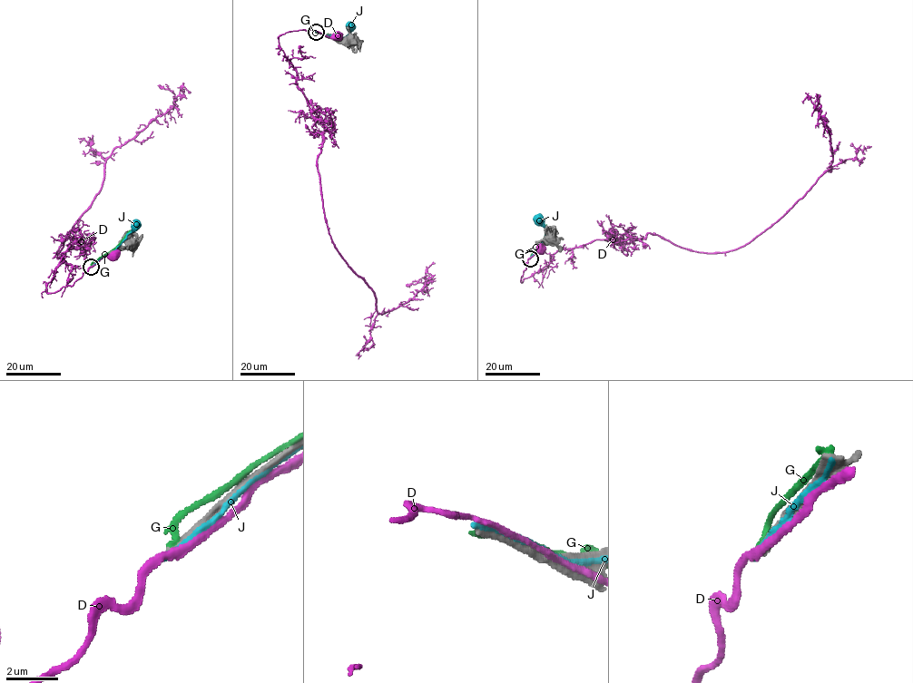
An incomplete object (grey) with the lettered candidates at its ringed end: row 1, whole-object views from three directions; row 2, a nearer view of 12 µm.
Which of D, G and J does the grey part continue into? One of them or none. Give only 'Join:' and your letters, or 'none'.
Join: none

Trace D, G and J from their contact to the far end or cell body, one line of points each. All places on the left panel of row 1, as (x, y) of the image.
D: (93, 265), (105, 257), (114, 257)
G: (92, 265), (112, 249), (130, 229)
J: (95, 262), (113, 251), (136, 228), (136, 225)

